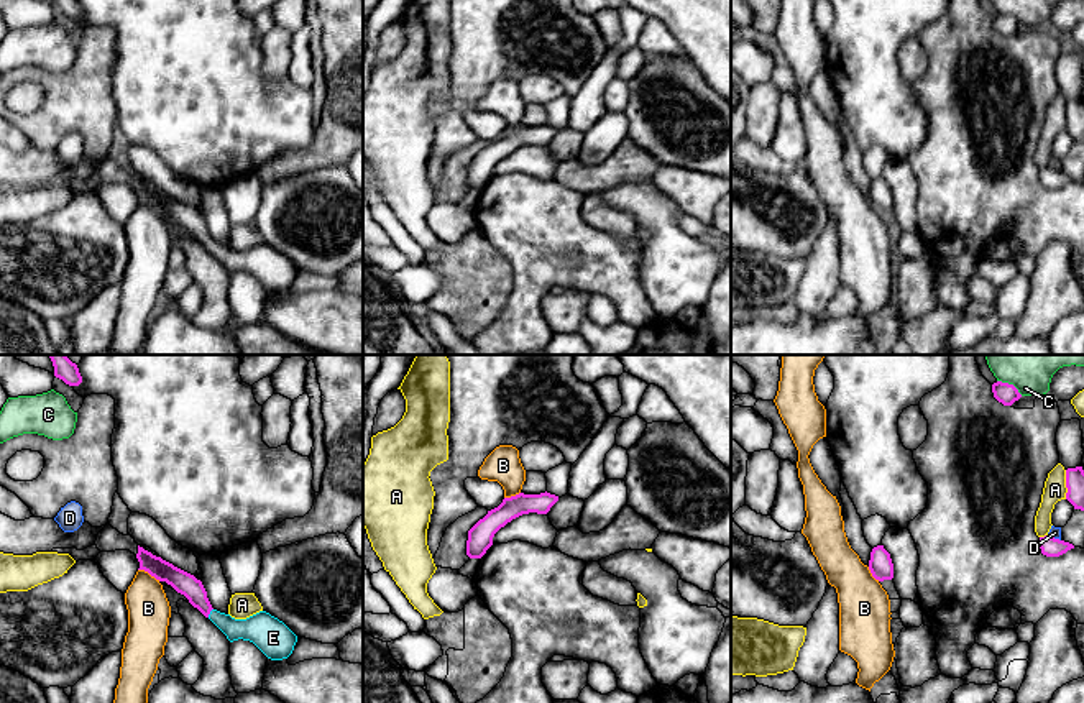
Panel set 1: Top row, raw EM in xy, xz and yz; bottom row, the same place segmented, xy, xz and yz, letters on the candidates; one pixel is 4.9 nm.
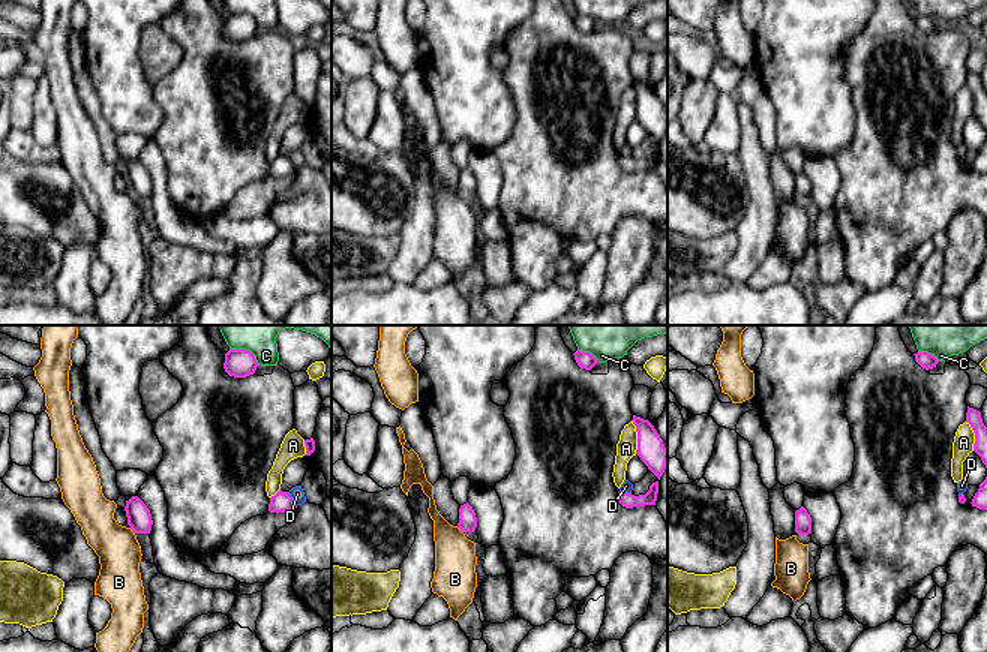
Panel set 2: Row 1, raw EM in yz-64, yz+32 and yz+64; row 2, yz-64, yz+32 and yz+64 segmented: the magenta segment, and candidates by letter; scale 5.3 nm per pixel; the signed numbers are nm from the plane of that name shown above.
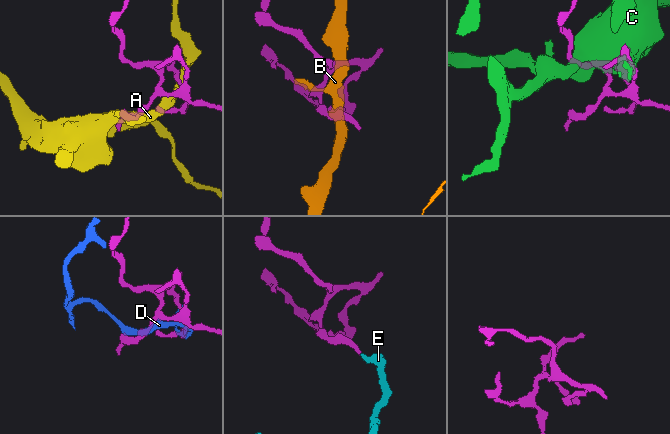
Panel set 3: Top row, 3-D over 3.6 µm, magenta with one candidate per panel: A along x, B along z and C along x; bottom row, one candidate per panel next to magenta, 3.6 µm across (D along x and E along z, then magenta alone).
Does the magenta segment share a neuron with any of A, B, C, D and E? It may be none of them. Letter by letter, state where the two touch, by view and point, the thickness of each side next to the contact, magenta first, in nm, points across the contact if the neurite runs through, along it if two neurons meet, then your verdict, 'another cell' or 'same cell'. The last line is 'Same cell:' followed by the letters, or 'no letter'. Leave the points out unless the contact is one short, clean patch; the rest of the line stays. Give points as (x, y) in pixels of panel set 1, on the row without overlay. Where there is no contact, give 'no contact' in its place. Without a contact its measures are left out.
A: yz (1066, 117) | 100/120 nm | another cell
B: xy (150, 206) | 110/200 nm | along xy (138, 201), (160, 212) | another cell
C: yz (1010, 17) | 100/140 nm | another cell
D: yz (1053, 170) | 100/50 nm | another cell
E: xy (209, 245) | 110/140 nm | across xy (183, 214), (209, 245), (232, 260), (257, 260) | same cell
Same cell: E

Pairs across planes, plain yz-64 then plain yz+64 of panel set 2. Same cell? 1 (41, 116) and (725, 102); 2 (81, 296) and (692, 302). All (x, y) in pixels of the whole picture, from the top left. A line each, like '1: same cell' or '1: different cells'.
1: same cell
2: different cells

